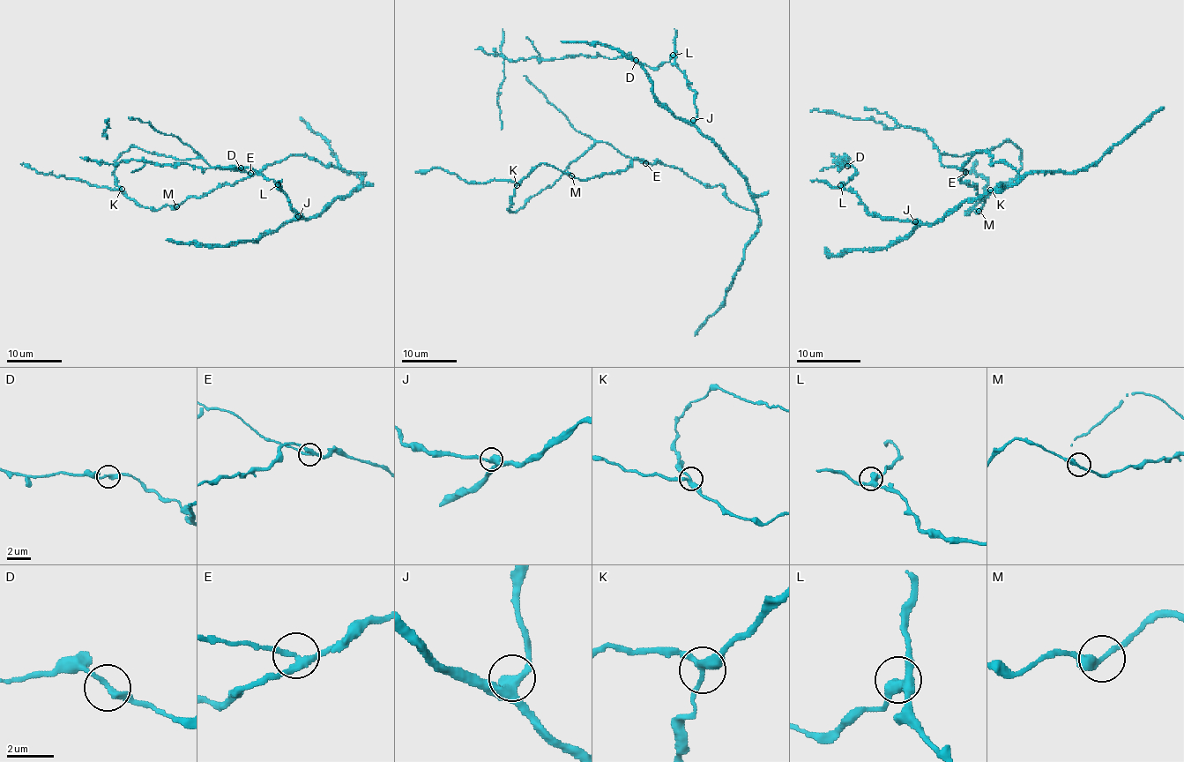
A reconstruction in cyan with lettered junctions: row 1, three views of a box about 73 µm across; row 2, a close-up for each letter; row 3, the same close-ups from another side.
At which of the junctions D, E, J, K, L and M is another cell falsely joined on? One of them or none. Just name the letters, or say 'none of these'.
E

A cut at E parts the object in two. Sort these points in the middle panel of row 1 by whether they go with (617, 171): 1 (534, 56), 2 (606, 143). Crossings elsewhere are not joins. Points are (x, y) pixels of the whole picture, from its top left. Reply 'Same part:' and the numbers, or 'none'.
Same part: 1

